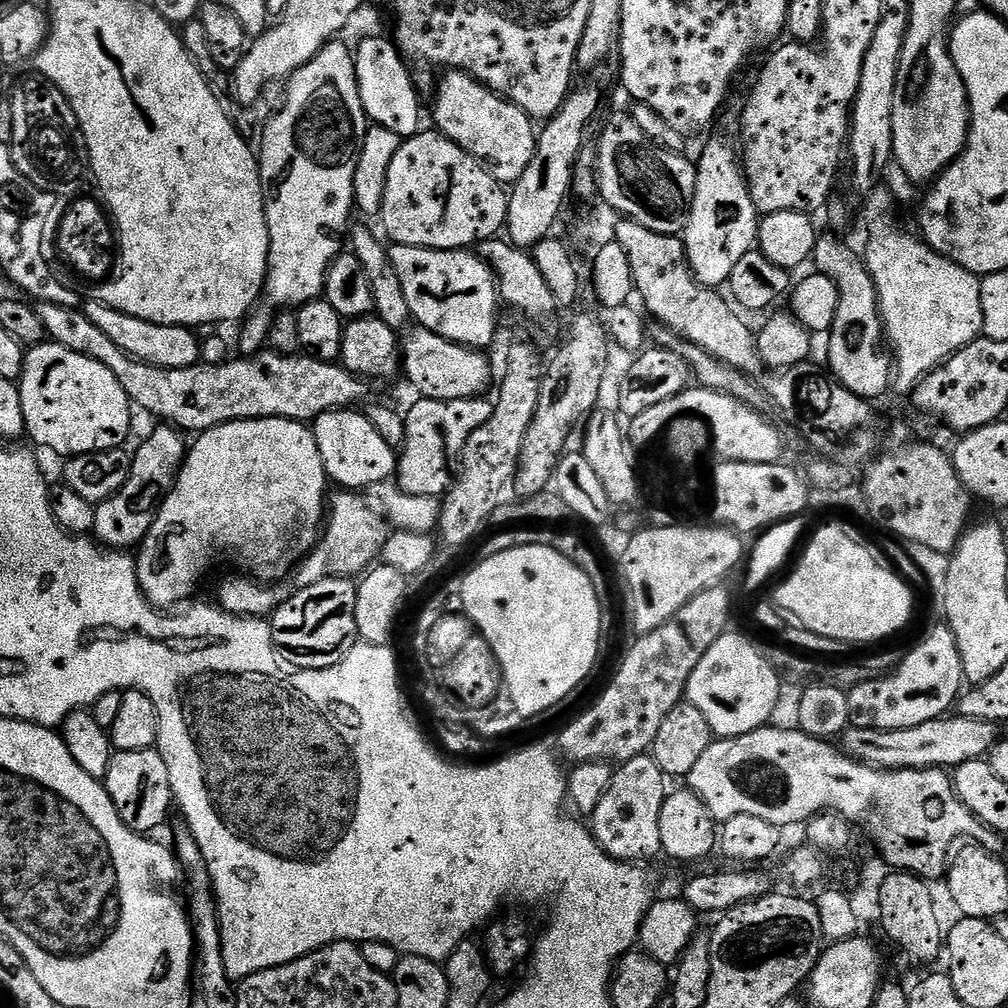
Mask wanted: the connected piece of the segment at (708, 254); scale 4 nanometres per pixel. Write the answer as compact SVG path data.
M728 140L710 141L696 164L696 193L692 203L692 213L682 233L688 265L692 267L692 273L696 275L697 282L705 284L708 288L723 289L728 283L730 274L734 274L734 266L738 266L738 261L746 258L746 254L757 247L760 221L761 217L752 201L746 173L738 159L737 149L735 152Z

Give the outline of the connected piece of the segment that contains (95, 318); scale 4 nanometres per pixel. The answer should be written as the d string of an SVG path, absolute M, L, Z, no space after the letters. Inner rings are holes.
M95 298L89 300L89 304L87 301L83 305L82 311L88 315L90 322L94 322L94 326L98 326L98 330L102 330L102 334L106 334L110 342L114 342L114 346L118 346L134 359L170 370L182 370L201 363L200 340L192 333L195 331L191 327L146 322L142 318L134 318L130 314L114 310Z

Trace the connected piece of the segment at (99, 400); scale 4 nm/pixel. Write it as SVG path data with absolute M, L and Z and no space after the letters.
M45 342L29 347L24 354L24 370L18 377L18 387L27 439L63 458L119 448L132 432L134 405L126 390L122 390L122 382L118 382L102 362L94 362L94 358L86 358L86 354L74 354L74 350L66 350L61 344Z

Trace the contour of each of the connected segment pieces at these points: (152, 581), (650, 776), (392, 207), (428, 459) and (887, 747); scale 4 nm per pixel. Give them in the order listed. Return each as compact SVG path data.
M262 418L261 420L235 420L229 424L223 424L212 428L208 432L199 433L191 441L187 449L184 465L172 485L172 492L164 500L164 505L158 510L158 518L154 526L150 526L150 534L138 545L138 553L135 557L136 573L141 590L148 603L157 610L172 610L175 604L188 600L196 592L200 579L208 572L211 564L233 564L241 568L241 573L250 574L251 579L257 582L280 582L293 575L294 569L300 561L308 555L316 546L316 541L322 536L322 521L326 516L326 493L330 488L330 481L326 470L322 466L322 454L318 454L318 442L314 442L314 434L307 423L299 420L283 420L282 418Z
M651 754L635 756L623 761L613 771L612 781L602 794L602 802L590 814L592 835L602 846L602 850L615 860L644 862L652 860L662 852L662 806L666 795L664 771L654 762Z
M421 130L416 135L407 137L401 143L398 154L394 154L394 162L390 162L390 174L386 174L386 194L384 195L382 210L378 217L379 223L384 223L384 228L388 231L389 237L387 236L387 239L392 244L405 244L415 248L437 248L443 252L454 252L457 250L468 250L473 246L478 246L483 240L499 237L505 231L508 222L509 193L506 191L505 185L499 184L479 160L473 158L466 150L462 150L462 146L455 144L452 139L441 134L439 130L431 131Z
M420 398L417 401L417 404L406 412L406 438L404 447L398 452L398 487L406 494L443 497L454 483L454 469L461 459L470 434L474 434L474 430L478 430L478 426L482 426L490 418L493 401L488 398Z
M955 715L954 718L950 718L951 716L943 716L938 720L931 720L930 722L924 722L921 726L912 726L908 727L906 730L894 730L894 731L876 731L873 728L853 728L849 727L848 731L844 733L844 735L840 738L840 743L842 750L845 755L851 757L854 760L859 761L862 764L867 764L869 767L874 767L878 770L887 770L887 771L897 771L903 769L918 769L920 771L923 770L934 770L939 768L938 766L949 766L949 768L955 768L958 765L961 765L962 762L968 762L976 759L981 759L985 757L988 752L991 751L993 745L996 744L997 740L1000 738L999 725L986 723L984 720L976 720L976 719L967 719L962 715Z

